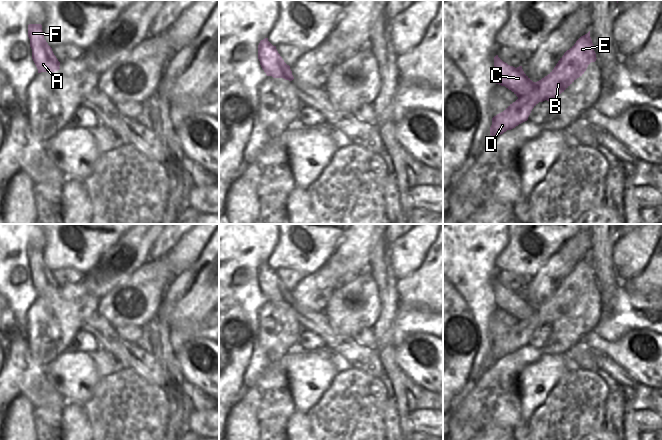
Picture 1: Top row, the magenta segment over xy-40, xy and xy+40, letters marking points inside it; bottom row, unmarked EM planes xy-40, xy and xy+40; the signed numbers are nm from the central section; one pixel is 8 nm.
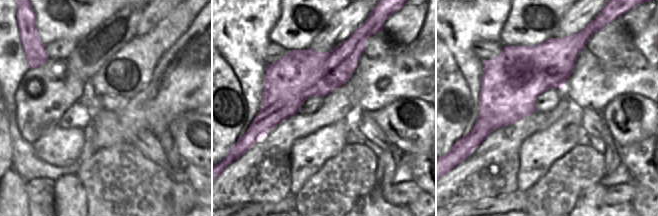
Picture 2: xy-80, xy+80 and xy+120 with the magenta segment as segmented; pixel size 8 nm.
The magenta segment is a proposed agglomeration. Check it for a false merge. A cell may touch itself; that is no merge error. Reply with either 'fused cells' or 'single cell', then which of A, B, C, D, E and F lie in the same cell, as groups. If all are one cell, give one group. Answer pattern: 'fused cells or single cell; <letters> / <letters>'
fused cells; A F / B C D E

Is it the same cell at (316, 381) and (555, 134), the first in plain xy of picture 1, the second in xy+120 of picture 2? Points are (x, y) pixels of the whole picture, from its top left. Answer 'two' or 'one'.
one

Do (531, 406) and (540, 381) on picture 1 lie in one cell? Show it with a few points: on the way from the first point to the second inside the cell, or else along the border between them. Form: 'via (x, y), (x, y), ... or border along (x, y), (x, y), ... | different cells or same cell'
via (531, 400), (535, 387) | same cell

